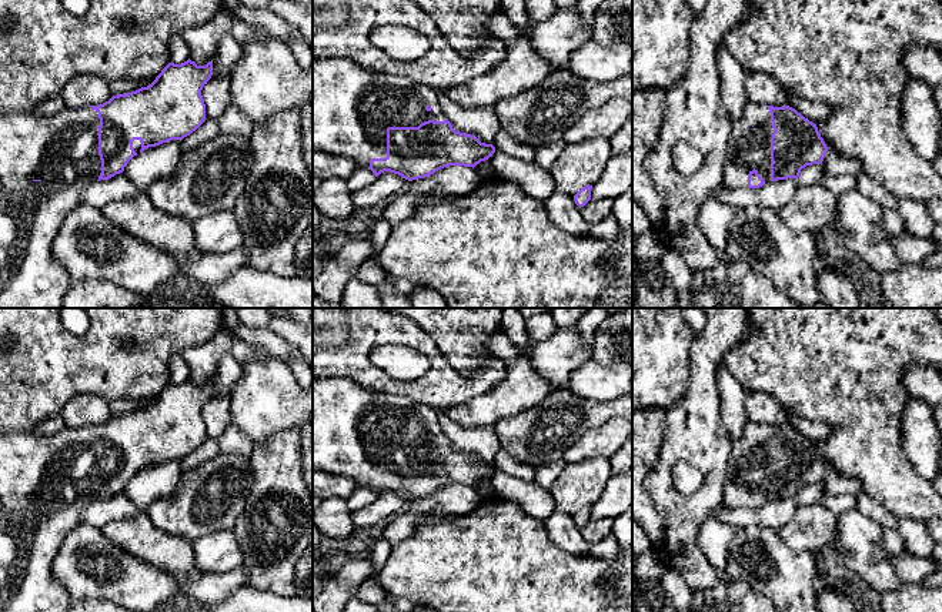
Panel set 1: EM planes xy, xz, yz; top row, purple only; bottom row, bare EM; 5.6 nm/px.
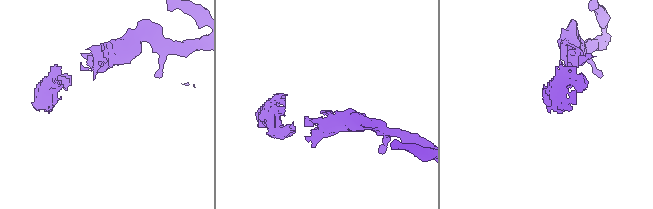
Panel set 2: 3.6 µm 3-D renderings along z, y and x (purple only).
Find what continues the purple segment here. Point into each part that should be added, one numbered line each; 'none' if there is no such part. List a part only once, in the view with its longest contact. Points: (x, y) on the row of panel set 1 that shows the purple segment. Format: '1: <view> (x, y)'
1: xz (347, 97)

